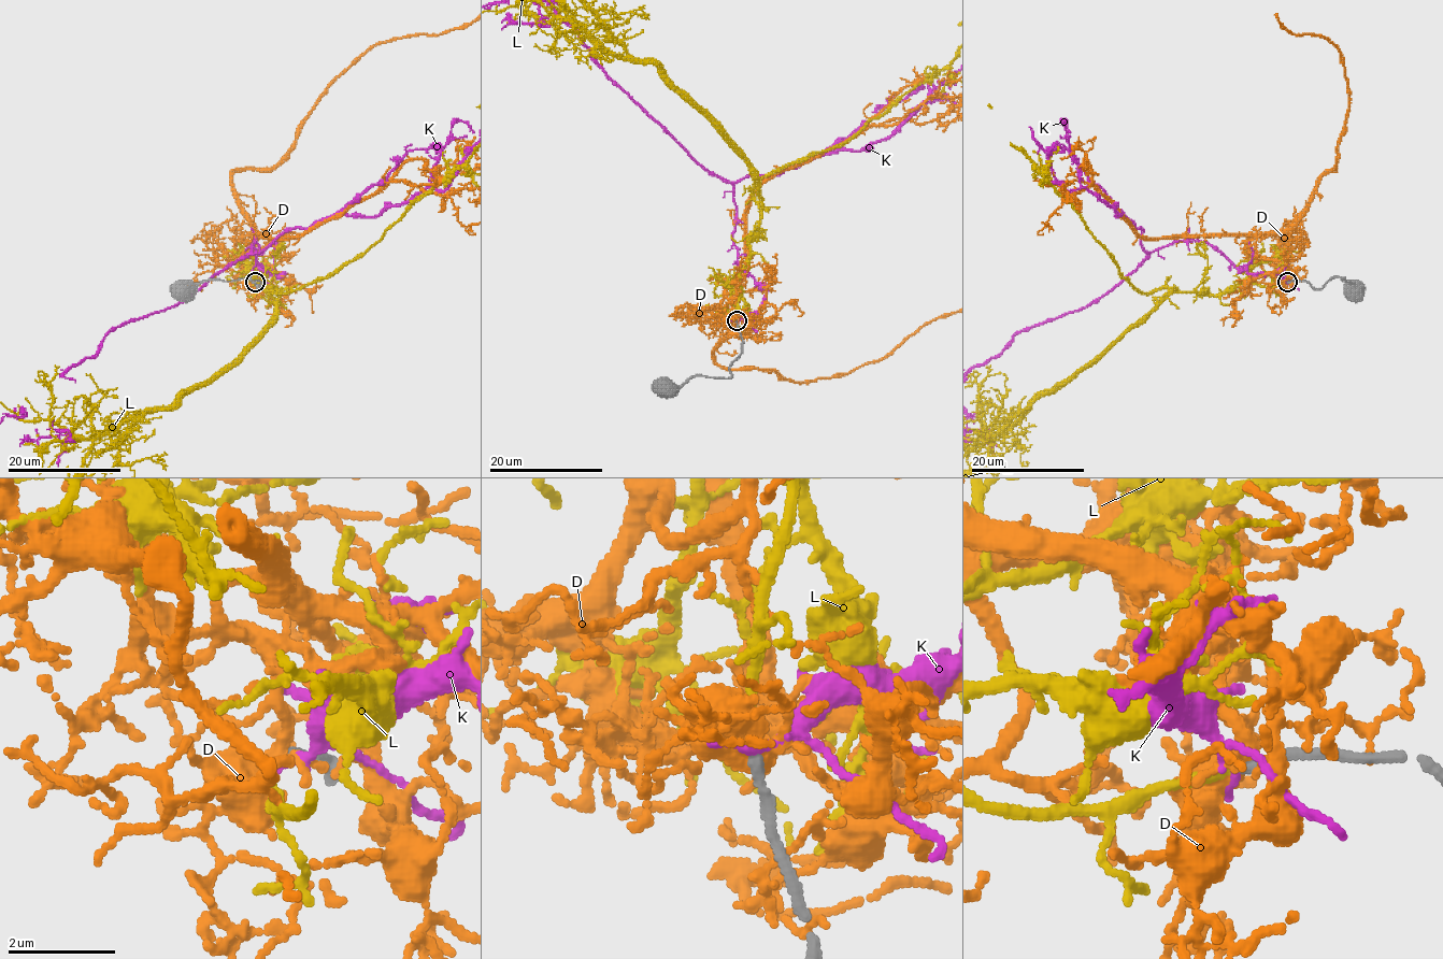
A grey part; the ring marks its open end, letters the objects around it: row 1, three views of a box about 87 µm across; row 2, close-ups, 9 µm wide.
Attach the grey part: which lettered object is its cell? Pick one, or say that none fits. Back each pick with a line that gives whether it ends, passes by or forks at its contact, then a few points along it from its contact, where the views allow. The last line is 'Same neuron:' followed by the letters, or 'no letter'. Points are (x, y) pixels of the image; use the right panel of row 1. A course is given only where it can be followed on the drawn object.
L: it ends there
Same neuron: L

